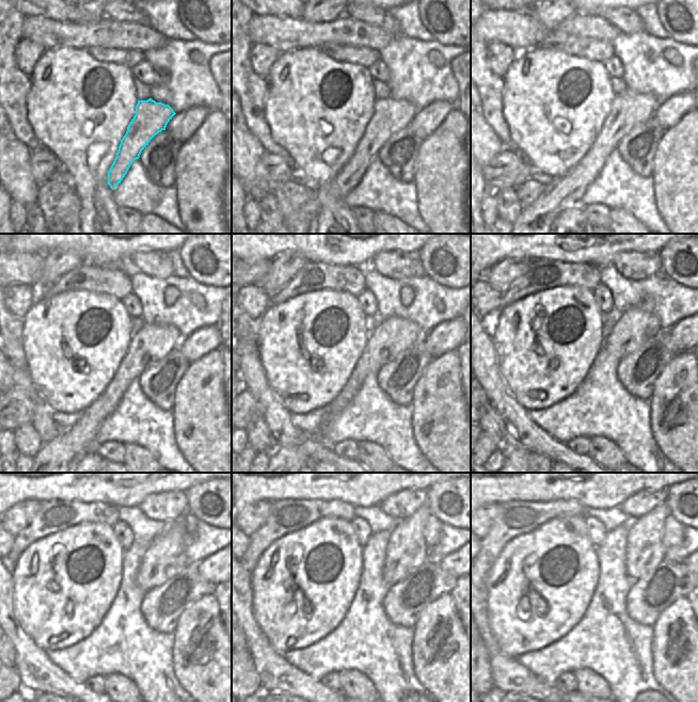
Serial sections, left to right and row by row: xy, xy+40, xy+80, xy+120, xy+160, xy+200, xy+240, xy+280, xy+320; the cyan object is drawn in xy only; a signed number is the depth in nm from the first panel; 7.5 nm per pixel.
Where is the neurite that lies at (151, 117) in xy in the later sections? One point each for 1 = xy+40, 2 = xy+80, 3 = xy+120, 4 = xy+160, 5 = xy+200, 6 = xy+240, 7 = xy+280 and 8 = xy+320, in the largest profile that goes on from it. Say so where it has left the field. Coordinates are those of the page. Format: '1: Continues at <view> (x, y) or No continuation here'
1: Continues at xy+40 (390, 115)
2: Continues at xy+80 (628, 110)
3: Continues at xy+120 (151, 344)
4: Continues at xy+160 (394, 335)
5: Continues at xy+200 (635, 326)
6: Continues at xy+240 (164, 557)
7: Continues at xy+280 (407, 549)
8: Continues at xy+320 (645, 551).

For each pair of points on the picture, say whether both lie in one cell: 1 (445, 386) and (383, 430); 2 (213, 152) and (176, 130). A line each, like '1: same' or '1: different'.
1: different
2: different

